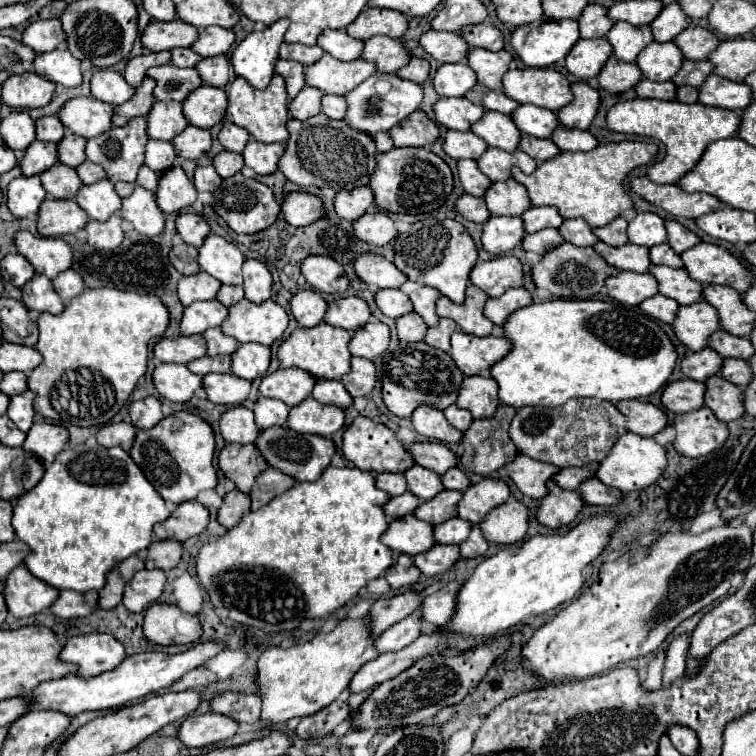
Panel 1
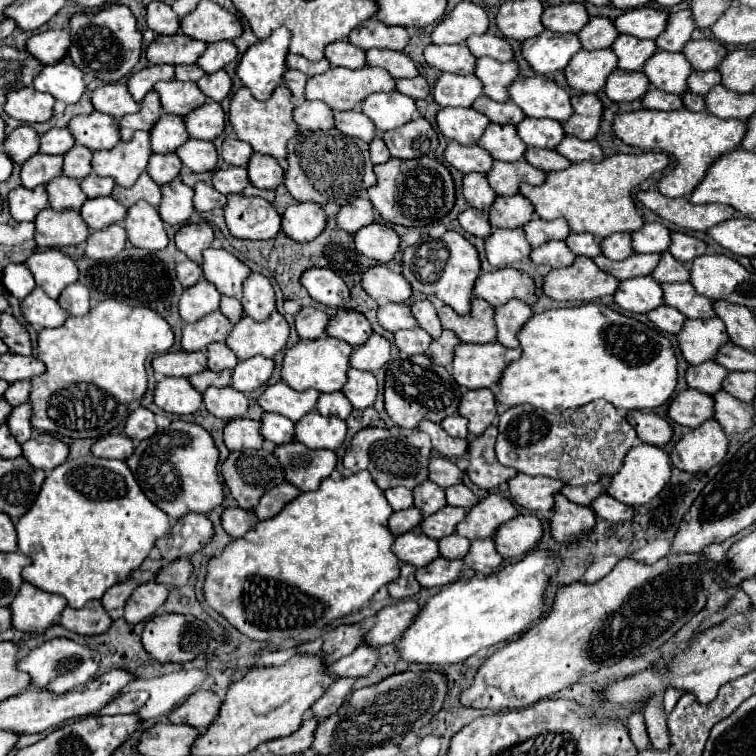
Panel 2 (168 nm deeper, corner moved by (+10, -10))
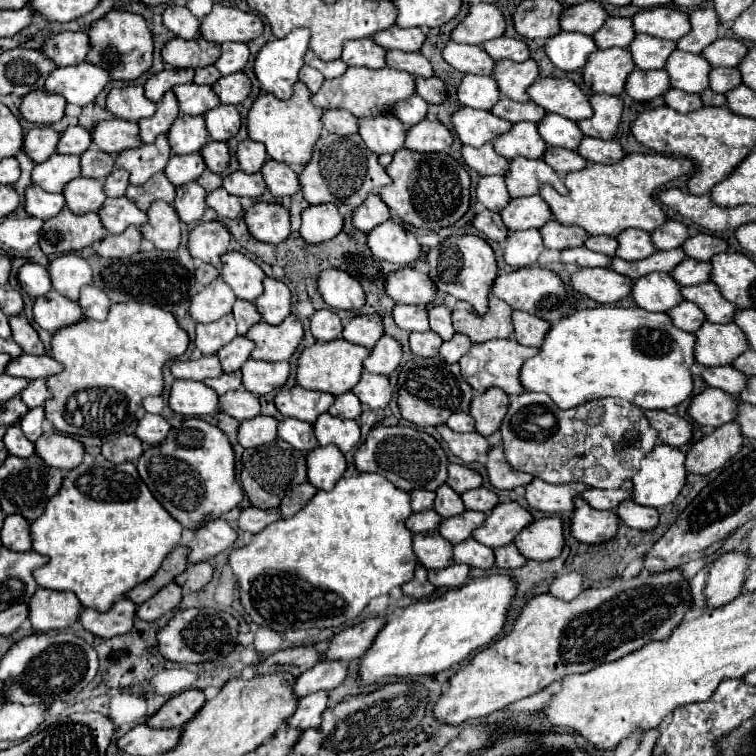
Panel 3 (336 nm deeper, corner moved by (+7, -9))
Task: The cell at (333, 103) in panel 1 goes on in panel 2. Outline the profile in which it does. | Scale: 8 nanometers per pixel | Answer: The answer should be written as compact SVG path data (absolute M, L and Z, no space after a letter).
M346 111L346 113L334 113L336 129L344 135L362 139L364 143L370 143L376 137L374 123L362 113L362 111Z

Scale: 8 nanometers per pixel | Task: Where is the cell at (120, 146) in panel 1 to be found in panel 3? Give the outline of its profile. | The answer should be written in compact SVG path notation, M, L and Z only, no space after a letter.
M161 134L155 138L153 144L141 144L139 148L123 150L121 154L117 154L115 166L129 172L131 184L143 184L153 174L163 172L169 158L171 158L171 148L167 136Z

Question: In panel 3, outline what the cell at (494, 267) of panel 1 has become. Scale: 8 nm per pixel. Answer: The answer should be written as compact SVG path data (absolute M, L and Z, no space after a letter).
M519 268L513 272L501 272L491 286L491 294L507 302L513 310L531 312L551 324L571 314L575 310L575 298L577 298L573 290L569 292L567 288L563 288L563 282L555 272L545 270L545 268Z

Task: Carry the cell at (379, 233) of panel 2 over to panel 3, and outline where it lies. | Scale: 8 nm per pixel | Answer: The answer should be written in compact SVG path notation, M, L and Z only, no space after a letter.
M391 220L367 232L367 246L373 250L373 256L399 266L411 264L421 252L415 234L405 230L403 224Z

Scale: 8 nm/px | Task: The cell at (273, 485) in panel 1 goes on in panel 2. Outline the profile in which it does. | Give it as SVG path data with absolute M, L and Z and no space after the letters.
M282 483L282 485L270 489L270 491L260 499L260 503L258 503L258 507L256 507L254 511L256 511L258 519L272 519L272 517L278 515L278 511L282 511L282 507L284 507L286 503L290 503L292 499L296 499L300 493L302 493L302 491L300 491L296 485L292 485L292 483Z

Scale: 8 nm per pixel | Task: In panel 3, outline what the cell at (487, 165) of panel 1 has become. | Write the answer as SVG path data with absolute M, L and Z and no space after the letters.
M517 156L509 162L509 174L505 174L505 184L511 198L537 194L541 184L551 184L561 194L567 194L565 184L551 166L547 166L543 160L529 160L523 156Z

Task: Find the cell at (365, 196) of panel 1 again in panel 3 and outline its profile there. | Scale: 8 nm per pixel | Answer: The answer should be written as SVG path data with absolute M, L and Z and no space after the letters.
M369 194L369 198L365 198L365 202L353 210L351 222L357 230L361 232L369 232L375 226L387 222L391 218L389 208L383 204L383 200L377 194Z

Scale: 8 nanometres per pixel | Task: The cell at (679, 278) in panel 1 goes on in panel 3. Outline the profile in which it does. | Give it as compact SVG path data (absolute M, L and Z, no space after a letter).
M703 282L697 286L681 288L681 296L705 310L705 318L709 322L733 322L733 314L737 310L735 304L727 302L713 282Z

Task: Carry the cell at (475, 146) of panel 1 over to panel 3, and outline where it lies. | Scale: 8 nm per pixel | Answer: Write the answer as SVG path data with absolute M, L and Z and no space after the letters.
M483 144L481 148L463 146L461 156L469 168L477 170L483 176L485 174L505 174L509 170L507 158L499 156L491 144Z

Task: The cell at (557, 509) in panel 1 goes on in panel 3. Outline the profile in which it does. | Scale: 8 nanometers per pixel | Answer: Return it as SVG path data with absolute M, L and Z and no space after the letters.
M581 496L573 498L575 510L571 518L571 536L585 544L601 544L615 536L619 518L615 512L595 510Z

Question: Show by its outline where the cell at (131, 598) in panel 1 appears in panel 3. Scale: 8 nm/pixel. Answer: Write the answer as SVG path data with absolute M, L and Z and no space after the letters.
M171 582L169 586L163 586L153 598L149 598L141 606L137 606L137 618L155 620L155 618L175 610L179 602L181 602L181 586Z

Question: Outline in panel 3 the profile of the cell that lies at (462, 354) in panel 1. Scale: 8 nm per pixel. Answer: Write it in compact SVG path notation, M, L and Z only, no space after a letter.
M513 338L507 340L489 340L485 344L473 344L471 350L459 360L461 366L461 374L463 378L469 382L469 386L473 386L473 390L477 392L485 392L487 388L501 388L505 394L509 396L517 396L523 390L521 382L519 382L519 370L523 366L523 362L531 356L535 356L539 352L539 348L527 348L521 346L517 342L513 342Z

